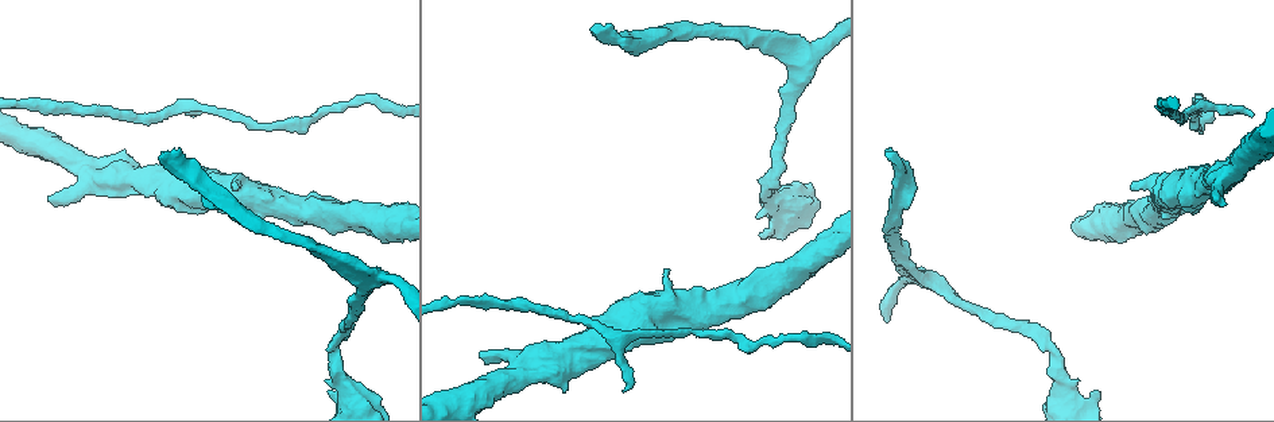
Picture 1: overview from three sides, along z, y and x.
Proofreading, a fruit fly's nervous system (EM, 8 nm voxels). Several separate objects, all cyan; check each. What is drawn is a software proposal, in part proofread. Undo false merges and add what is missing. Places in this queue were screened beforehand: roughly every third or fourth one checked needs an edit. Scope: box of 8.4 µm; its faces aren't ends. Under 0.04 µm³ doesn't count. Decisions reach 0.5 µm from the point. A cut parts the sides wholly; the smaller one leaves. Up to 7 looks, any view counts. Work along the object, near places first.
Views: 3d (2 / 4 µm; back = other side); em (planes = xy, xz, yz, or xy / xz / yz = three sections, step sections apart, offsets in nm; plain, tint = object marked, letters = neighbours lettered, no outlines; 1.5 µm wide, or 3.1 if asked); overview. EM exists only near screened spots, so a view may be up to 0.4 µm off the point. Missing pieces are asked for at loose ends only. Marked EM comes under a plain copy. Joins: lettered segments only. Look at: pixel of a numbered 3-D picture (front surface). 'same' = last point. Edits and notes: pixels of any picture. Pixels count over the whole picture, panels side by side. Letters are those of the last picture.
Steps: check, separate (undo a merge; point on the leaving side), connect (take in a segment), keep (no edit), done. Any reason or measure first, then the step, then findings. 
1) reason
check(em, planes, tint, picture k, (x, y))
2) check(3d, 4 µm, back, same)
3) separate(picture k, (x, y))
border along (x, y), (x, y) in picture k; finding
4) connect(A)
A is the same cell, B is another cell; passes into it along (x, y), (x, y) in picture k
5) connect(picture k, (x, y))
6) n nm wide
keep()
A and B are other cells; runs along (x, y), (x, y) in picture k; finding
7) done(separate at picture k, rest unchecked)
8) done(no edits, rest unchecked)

free end
check(3d, 2 µm, picture 1, (480, 352))

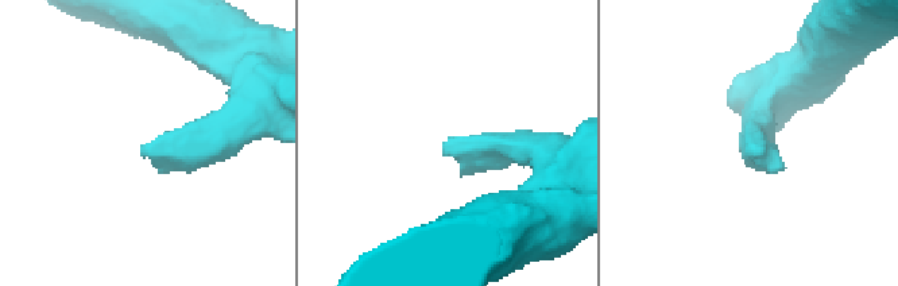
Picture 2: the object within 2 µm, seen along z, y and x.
check(em, yz, step 4, tint, picture 2, (756, 150))

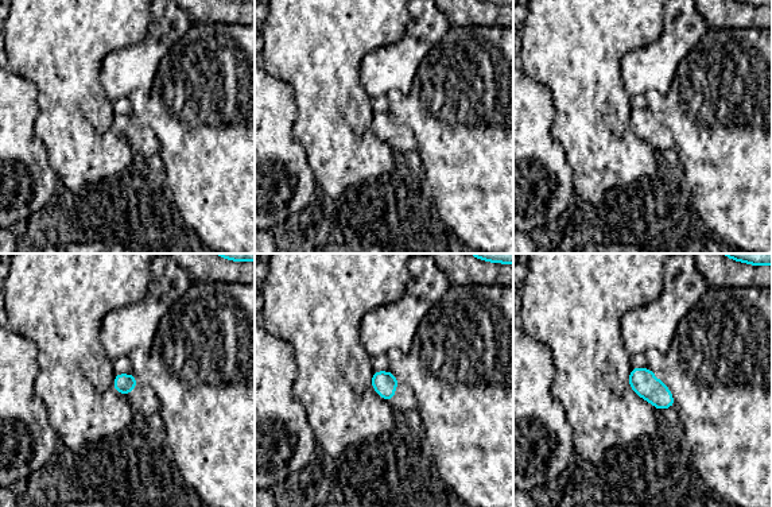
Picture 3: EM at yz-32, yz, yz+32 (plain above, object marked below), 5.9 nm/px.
check(em, planes, letters, same)

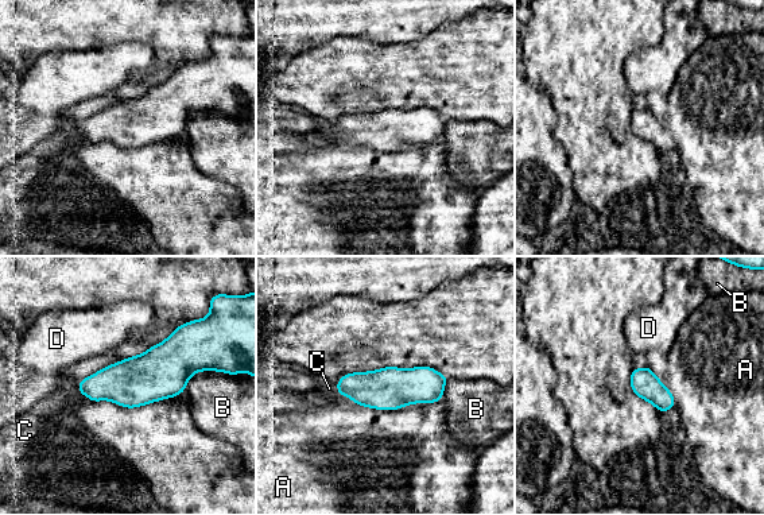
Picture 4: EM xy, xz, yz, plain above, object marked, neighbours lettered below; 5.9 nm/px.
160 nm wide
connect(C)
C is the same cell, A, B and D are other cells; passes into it along (383, 390), (341, 394), (329, 388) in picture 4; it goes on there

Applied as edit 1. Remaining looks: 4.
redraw
check(overview)

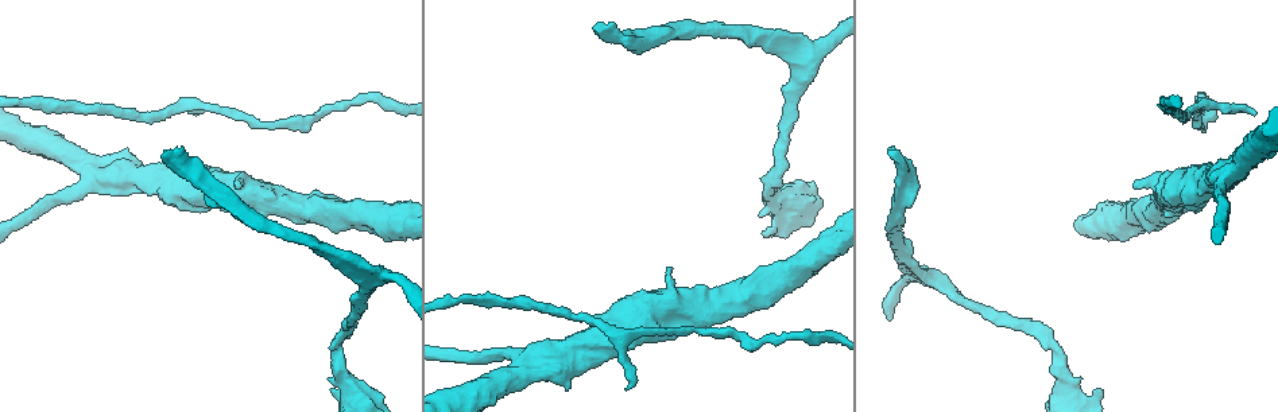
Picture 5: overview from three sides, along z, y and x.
branch stops here
check(3d, 2 µm, picture 5, (239, 180))

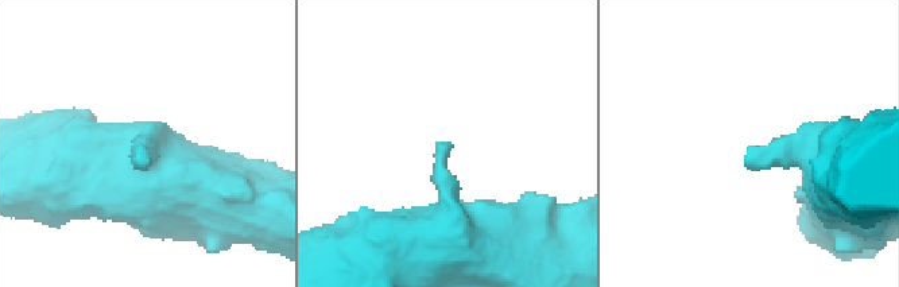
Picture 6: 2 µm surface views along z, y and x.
check(em, planes, letters, picture 6, (146, 150))

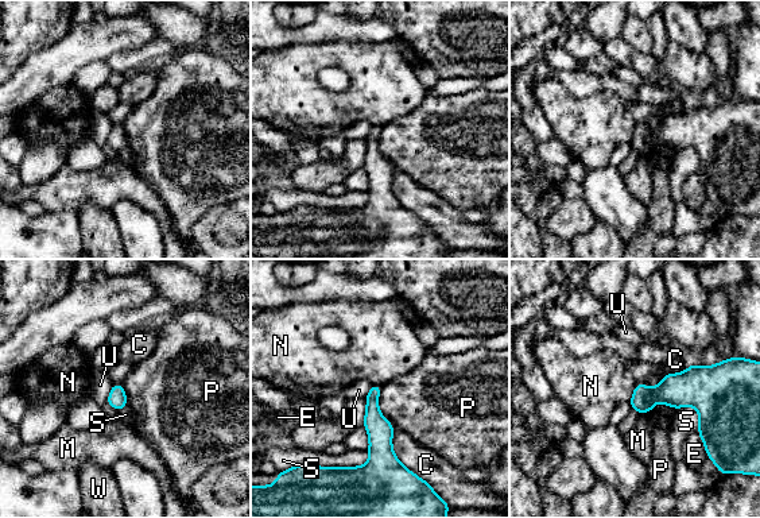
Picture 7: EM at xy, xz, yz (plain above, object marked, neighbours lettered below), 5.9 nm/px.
C touches over 320 nm
keep()
C, E, M, N, P, S, U and W are other cells; none of them fits

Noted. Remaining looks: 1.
done(connect at picture 4, rest unchecked)

